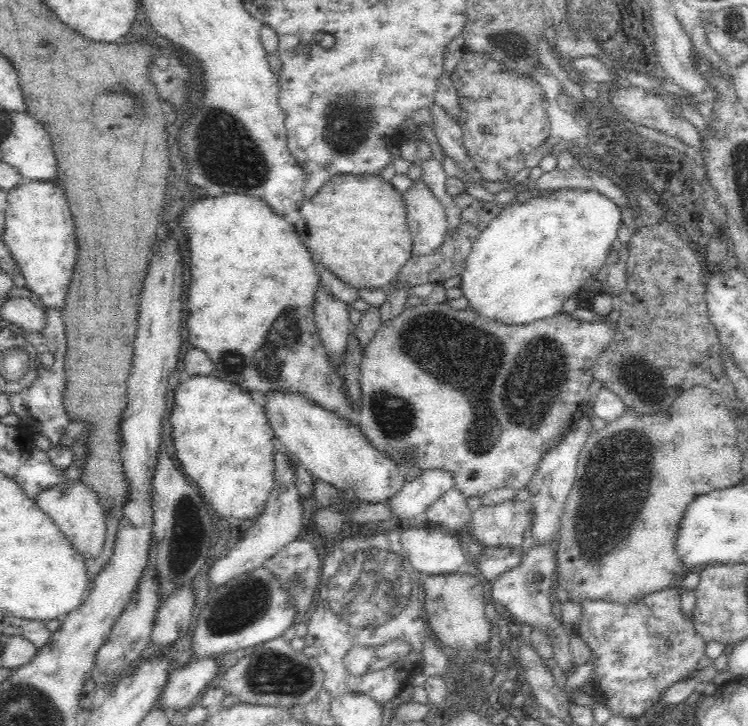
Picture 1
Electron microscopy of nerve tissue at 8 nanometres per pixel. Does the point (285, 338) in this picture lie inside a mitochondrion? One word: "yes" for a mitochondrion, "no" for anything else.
yes

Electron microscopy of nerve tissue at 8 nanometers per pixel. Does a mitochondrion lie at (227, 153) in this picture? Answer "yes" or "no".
yes

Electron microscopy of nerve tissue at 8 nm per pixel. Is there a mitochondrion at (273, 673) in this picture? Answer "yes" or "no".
yes

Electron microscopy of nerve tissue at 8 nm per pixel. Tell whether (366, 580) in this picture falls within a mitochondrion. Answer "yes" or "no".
yes

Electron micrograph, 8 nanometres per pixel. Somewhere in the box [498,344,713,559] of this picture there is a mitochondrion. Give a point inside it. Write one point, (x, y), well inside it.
(642, 381)

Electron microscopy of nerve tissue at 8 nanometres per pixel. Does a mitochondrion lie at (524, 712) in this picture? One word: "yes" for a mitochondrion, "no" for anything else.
no

